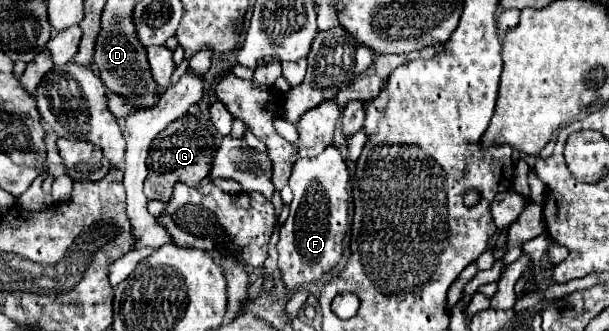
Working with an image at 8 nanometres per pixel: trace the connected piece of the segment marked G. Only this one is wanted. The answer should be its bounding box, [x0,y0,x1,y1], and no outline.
[144,114,214,202]

